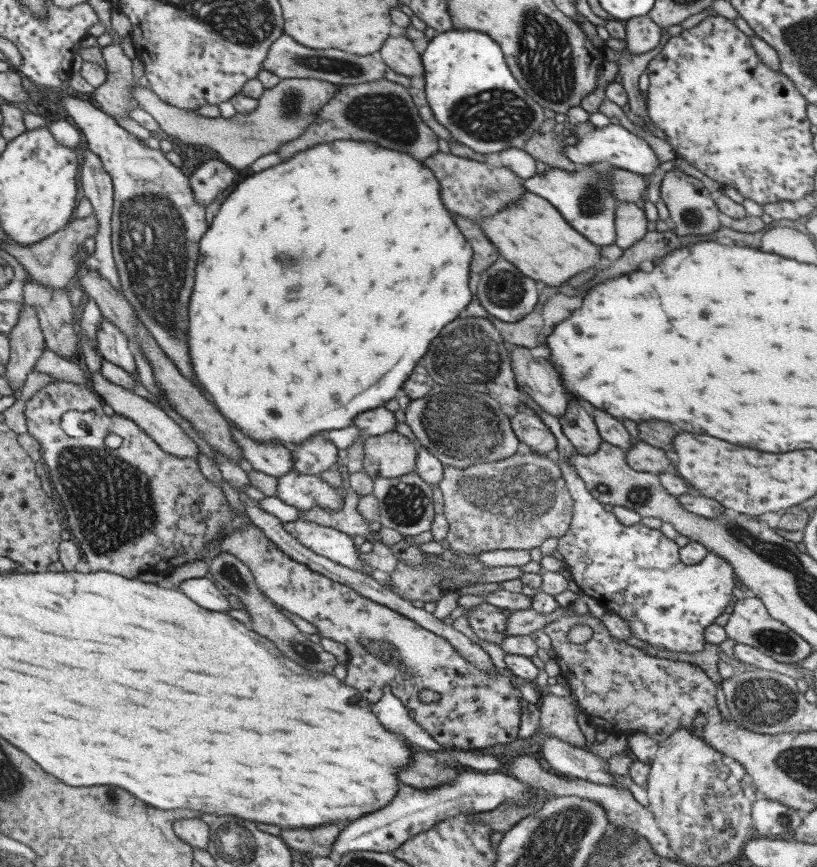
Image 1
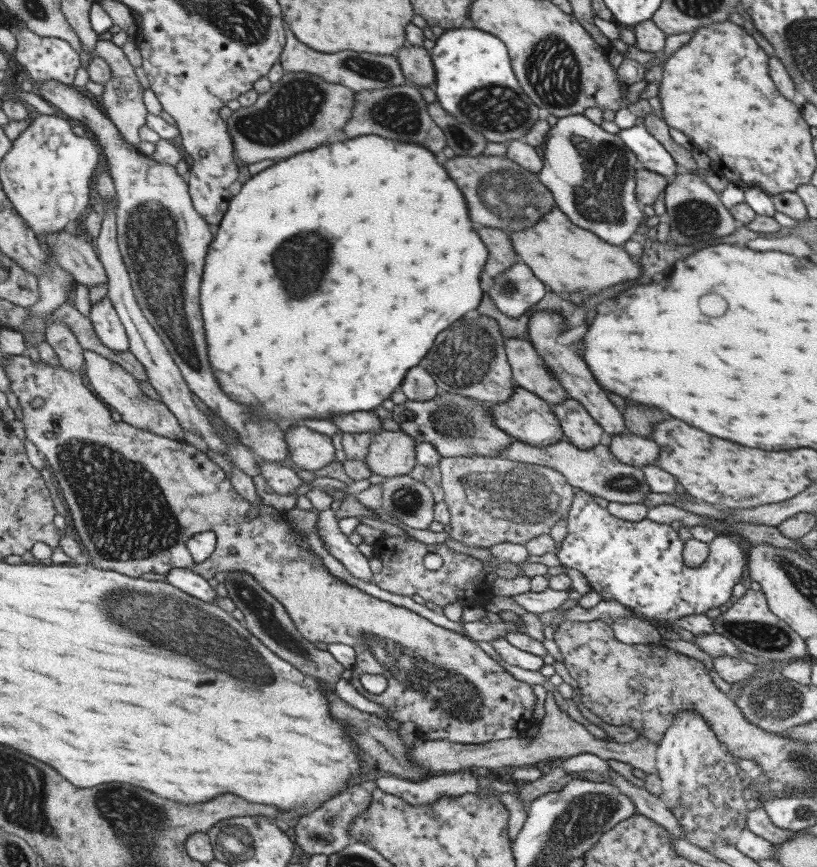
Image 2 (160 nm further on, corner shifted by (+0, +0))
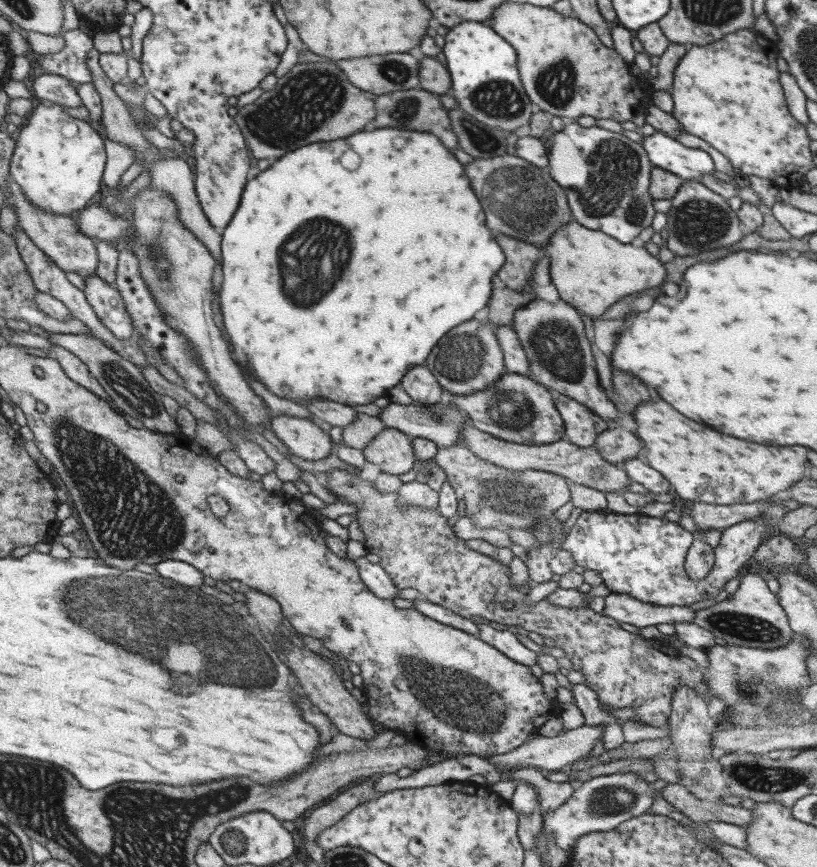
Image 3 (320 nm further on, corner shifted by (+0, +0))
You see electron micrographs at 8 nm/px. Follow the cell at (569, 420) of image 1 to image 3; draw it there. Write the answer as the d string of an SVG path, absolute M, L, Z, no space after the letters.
M556 394L553 401L562 420L564 439L575 446L592 446L595 437L611 426L568 396Z

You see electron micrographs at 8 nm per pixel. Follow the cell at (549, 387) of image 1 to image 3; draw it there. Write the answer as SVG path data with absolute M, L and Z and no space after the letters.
M494 325L493 328L495 339L497 339L500 351L502 352L504 368L507 372L522 374L533 379L529 370L527 357L511 328L509 326L496 327Z

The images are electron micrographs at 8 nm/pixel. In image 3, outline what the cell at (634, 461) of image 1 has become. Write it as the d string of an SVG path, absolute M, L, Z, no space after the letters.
M614 425L600 432L592 446L603 460L618 465L642 454L642 442L631 432Z

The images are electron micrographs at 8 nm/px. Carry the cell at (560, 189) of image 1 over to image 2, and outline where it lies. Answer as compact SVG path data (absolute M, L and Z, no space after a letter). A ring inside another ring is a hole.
M569 114L557 118L555 124L547 131L543 145L539 149L542 167L537 173L538 181L551 191L555 207L567 216L568 220L578 228L587 230L595 237L610 245L619 247L642 233L645 216L641 205L635 200L635 177L642 164L628 150L617 135L602 130L599 125L591 123L581 114ZM571 136L583 138L584 148L572 142Z

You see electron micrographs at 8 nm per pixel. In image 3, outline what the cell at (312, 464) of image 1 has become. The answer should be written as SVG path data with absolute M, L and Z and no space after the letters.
M273 416L271 430L288 447L290 453L305 460L323 460L335 454L331 436L311 419Z

